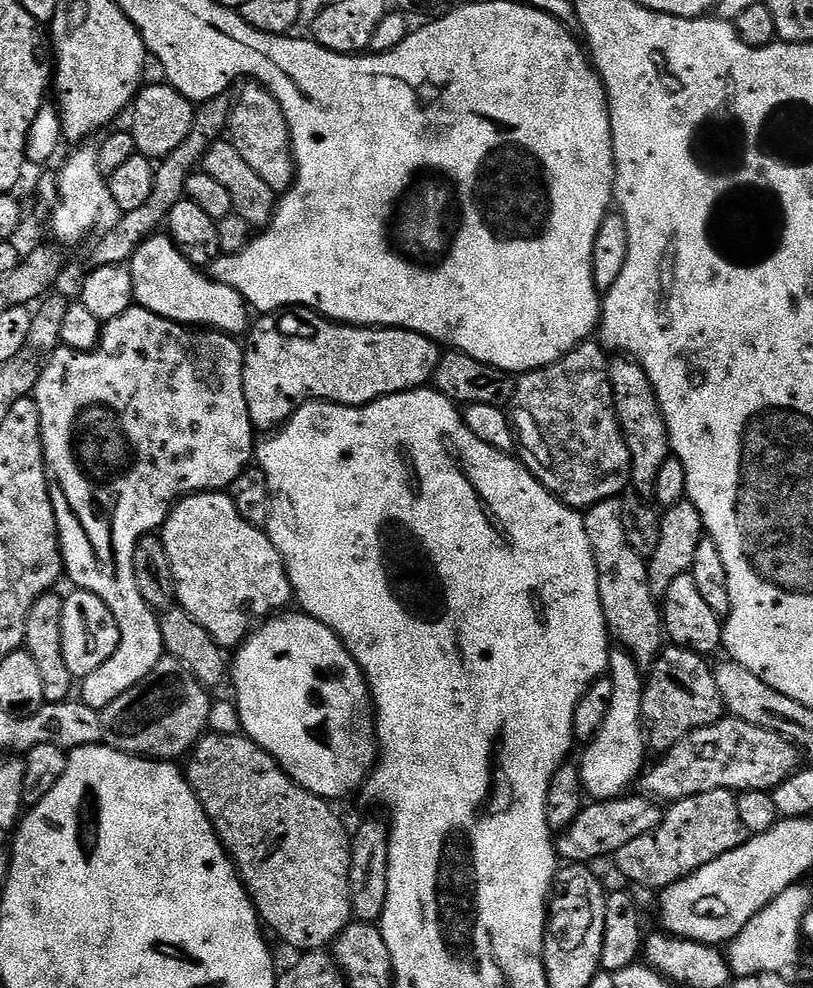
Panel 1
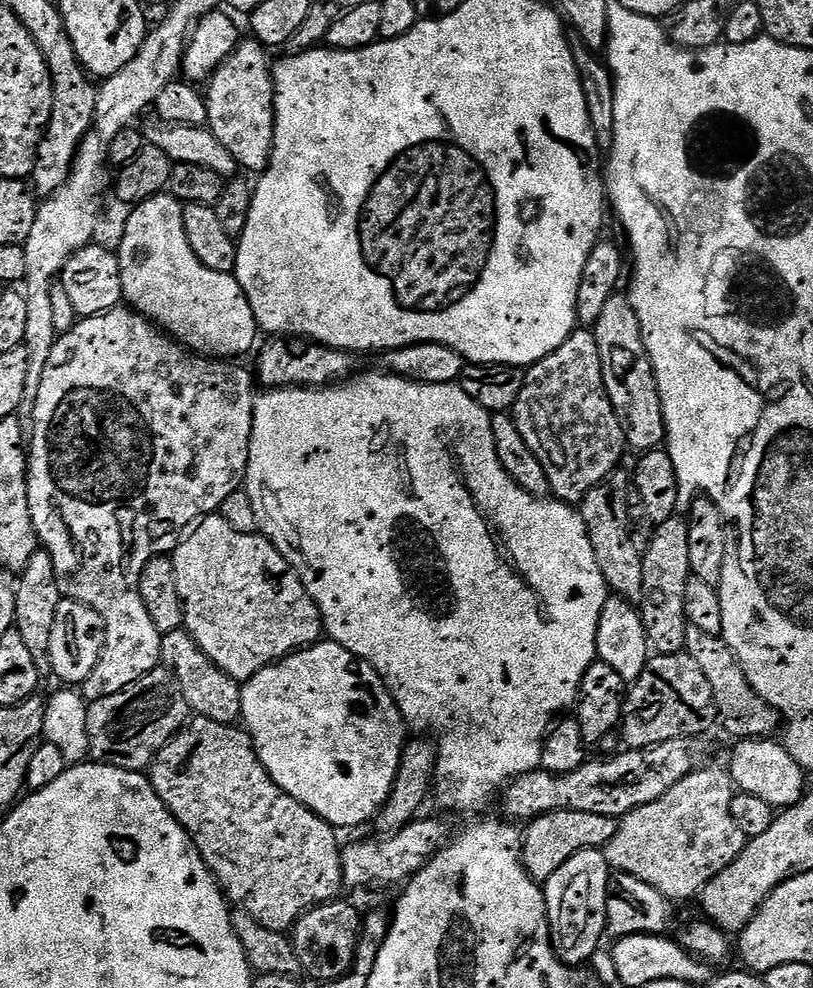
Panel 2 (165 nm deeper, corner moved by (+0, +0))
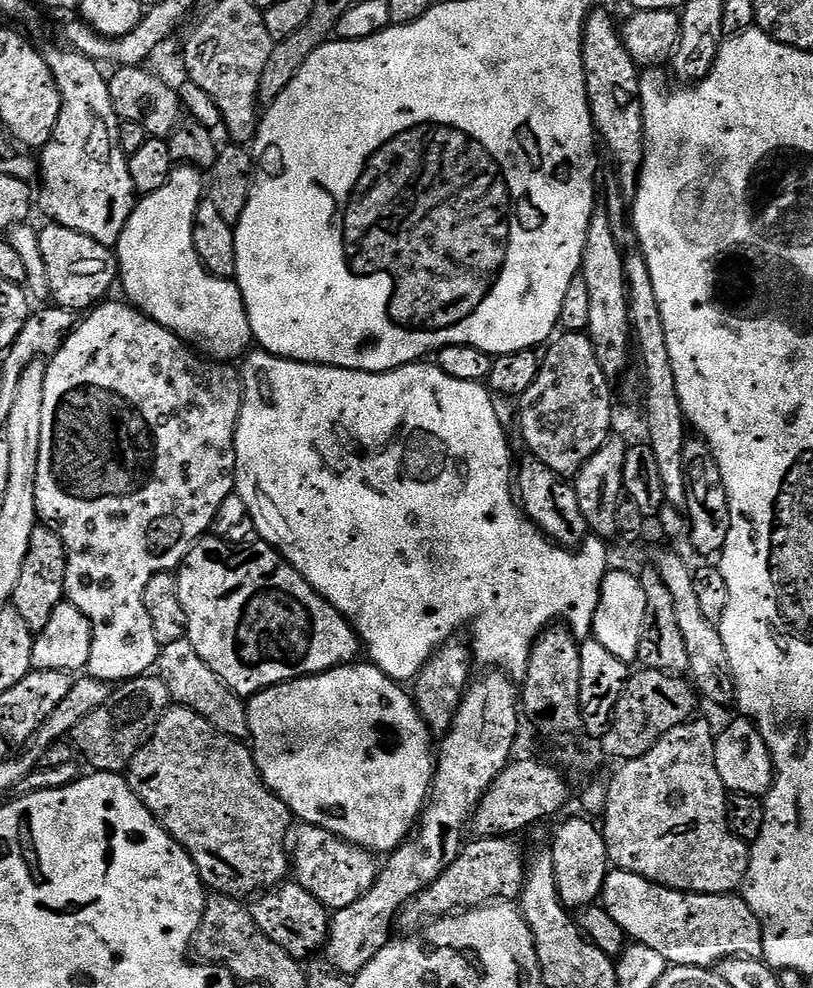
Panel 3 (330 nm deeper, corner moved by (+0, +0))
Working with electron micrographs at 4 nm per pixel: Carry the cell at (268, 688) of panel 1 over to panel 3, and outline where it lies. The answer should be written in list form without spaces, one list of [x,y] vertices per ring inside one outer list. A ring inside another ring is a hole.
[[[357,662],[342,664],[338,668],[332,668],[329,672],[320,672],[317,676],[303,676],[301,680],[287,680],[285,684],[257,692],[247,701],[248,730],[251,743],[256,743],[254,755],[256,767],[260,769],[260,779],[279,800],[286,802],[286,806],[292,811],[293,817],[297,821],[322,826],[334,835],[358,845],[359,848],[369,849],[376,854],[381,854],[380,852],[391,854],[410,835],[428,802],[428,794],[432,791],[434,771],[434,744],[432,748],[432,743],[434,743],[434,737],[428,730],[427,722],[420,717],[415,700],[405,689],[403,692],[400,688],[403,687],[397,681],[391,680],[375,664]]]

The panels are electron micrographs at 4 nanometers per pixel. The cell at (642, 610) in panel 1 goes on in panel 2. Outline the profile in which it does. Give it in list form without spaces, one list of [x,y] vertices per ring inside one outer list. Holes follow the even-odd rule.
[[[624,470],[612,472],[601,484],[594,486],[594,490],[590,490],[590,494],[584,496],[578,505],[578,511],[584,520],[588,537],[594,546],[596,561],[609,589],[615,595],[636,602],[644,595],[644,583],[642,582],[644,557],[637,550],[633,540],[634,532],[629,521],[628,488],[630,492],[629,473],[624,473]]]

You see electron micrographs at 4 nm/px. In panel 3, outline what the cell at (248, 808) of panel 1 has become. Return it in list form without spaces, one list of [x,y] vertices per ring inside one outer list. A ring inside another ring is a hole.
[[[172,706],[152,728],[150,735],[143,741],[132,760],[132,764],[126,771],[128,784],[134,790],[134,794],[138,794],[138,798],[150,810],[150,814],[156,816],[156,823],[161,824],[188,851],[194,866],[198,870],[200,879],[204,881],[205,889],[221,896],[235,896],[237,898],[245,898],[244,896],[248,895],[248,897],[251,897],[253,894],[263,893],[269,888],[285,883],[290,872],[290,852],[286,847],[286,841],[288,829],[294,823],[292,811],[288,809],[286,802],[279,800],[260,779],[260,769],[256,767],[256,757],[251,751],[244,752],[244,747],[245,745],[241,741],[232,740],[226,734],[219,732],[214,726],[210,726],[210,722],[206,722],[206,718],[202,718],[194,710]]]

